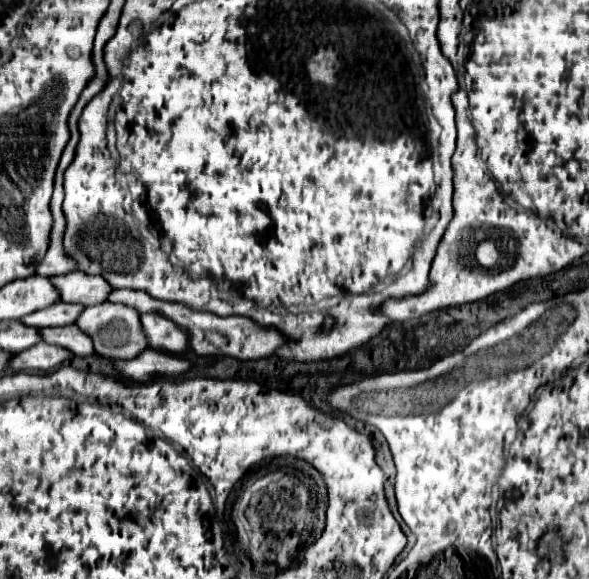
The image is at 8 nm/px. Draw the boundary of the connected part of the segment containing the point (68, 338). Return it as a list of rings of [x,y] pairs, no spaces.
[[[76,324],[60,328],[42,328],[42,340],[48,344],[58,344],[66,350],[72,350],[74,356],[92,356],[94,344],[88,334],[84,334]]]

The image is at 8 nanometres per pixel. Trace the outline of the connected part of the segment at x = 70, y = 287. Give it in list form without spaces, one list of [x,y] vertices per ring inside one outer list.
[[[70,272],[52,278],[54,286],[60,290],[62,302],[78,302],[84,306],[94,306],[106,302],[114,290],[102,276],[92,276],[84,272]]]

